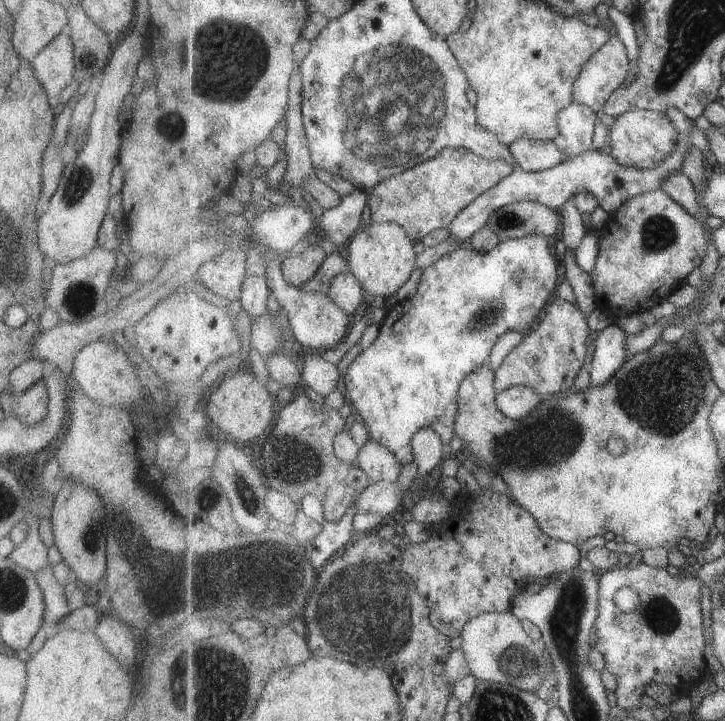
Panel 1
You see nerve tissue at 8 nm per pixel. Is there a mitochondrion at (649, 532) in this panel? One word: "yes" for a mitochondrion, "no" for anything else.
no

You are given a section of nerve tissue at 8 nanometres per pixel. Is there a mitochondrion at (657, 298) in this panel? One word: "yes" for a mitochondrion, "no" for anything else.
no

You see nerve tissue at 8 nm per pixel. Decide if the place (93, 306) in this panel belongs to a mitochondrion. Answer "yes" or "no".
no

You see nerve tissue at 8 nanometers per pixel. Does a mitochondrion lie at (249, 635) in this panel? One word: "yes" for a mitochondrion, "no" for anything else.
no

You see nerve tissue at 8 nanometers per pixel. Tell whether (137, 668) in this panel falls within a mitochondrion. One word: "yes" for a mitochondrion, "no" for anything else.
no

